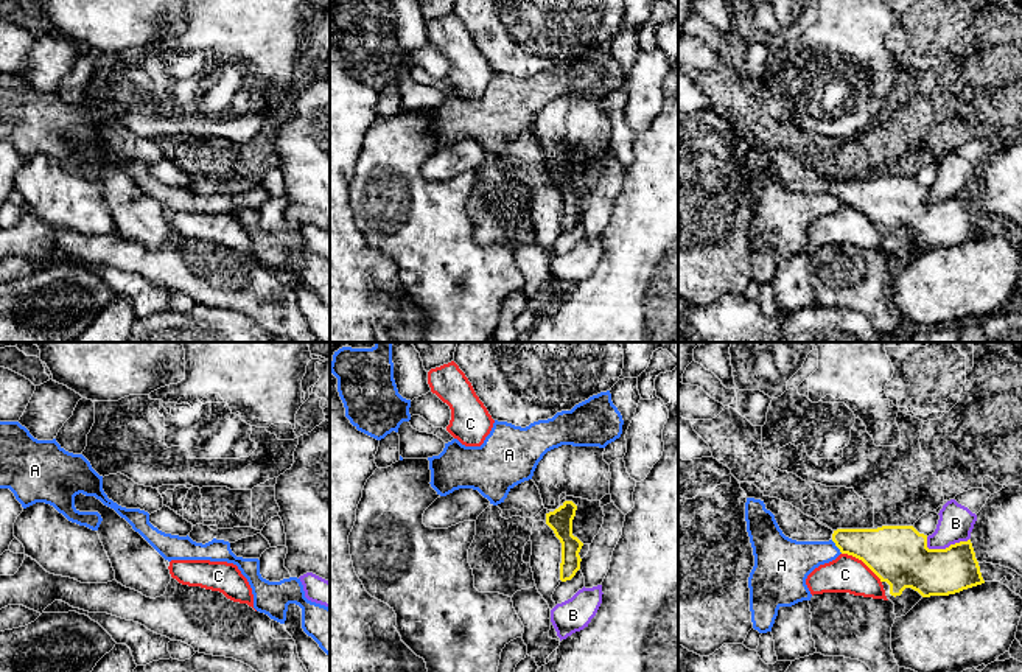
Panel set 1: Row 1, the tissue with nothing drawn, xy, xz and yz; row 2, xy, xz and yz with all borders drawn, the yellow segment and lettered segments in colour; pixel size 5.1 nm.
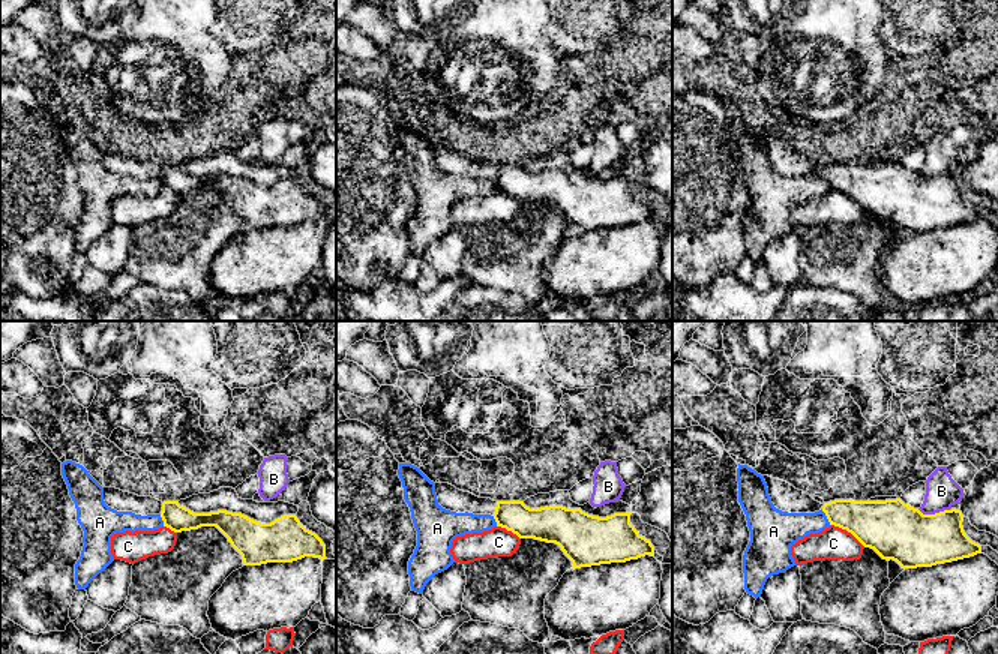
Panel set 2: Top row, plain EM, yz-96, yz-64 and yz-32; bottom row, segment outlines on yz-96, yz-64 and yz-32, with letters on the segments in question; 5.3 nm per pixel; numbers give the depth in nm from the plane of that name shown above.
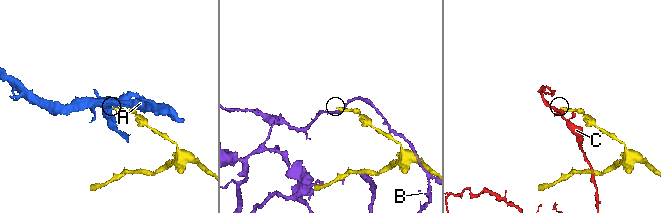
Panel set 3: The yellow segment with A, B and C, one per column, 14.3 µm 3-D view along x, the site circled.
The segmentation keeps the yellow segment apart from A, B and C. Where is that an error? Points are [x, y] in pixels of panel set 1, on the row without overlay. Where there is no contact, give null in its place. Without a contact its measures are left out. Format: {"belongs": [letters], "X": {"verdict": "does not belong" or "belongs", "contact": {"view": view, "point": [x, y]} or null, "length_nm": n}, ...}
{"belongs": [], "A": {"verdict": "does not belong", "contact": {"view": "yz", "point": [836, 196]}, "length_nm": 90}, "B": {"verdict": "does not belong", "contact": {"view": "yz", "point": [946, 199]}, "length_nm": 220}, "C": {"verdict": "does not belong", "contact": {"view": "yz", "point": [862, 212]}, "length_nm": 260}}

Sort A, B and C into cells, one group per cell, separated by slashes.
A / B / C

